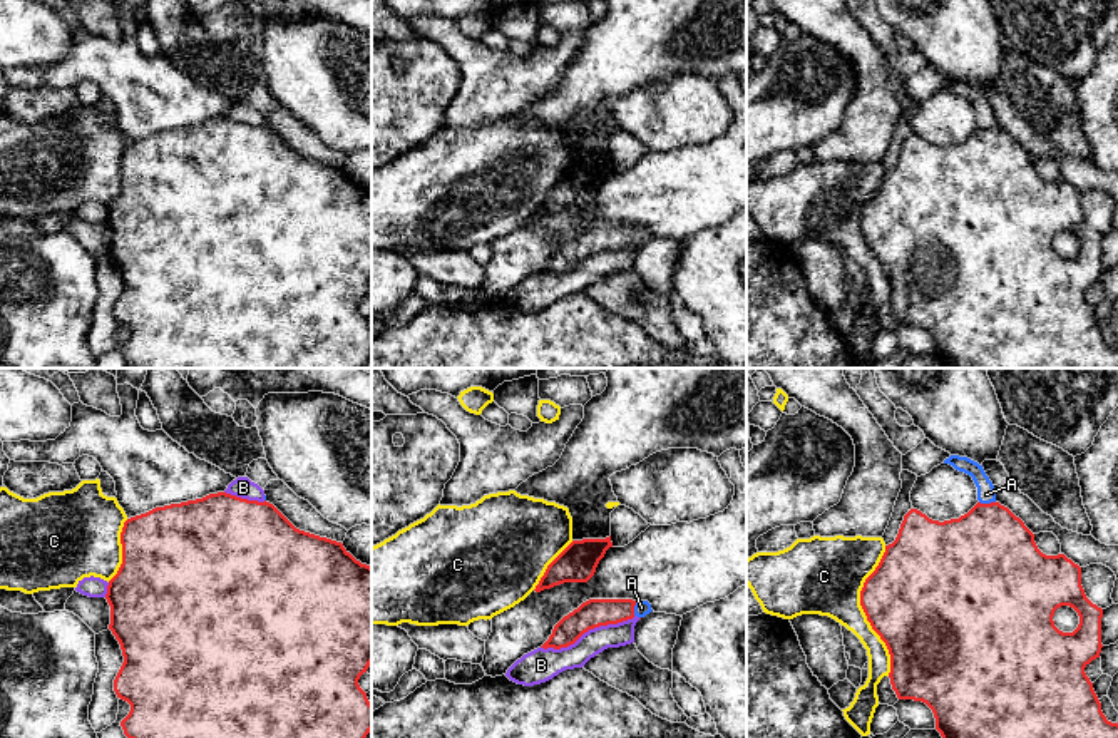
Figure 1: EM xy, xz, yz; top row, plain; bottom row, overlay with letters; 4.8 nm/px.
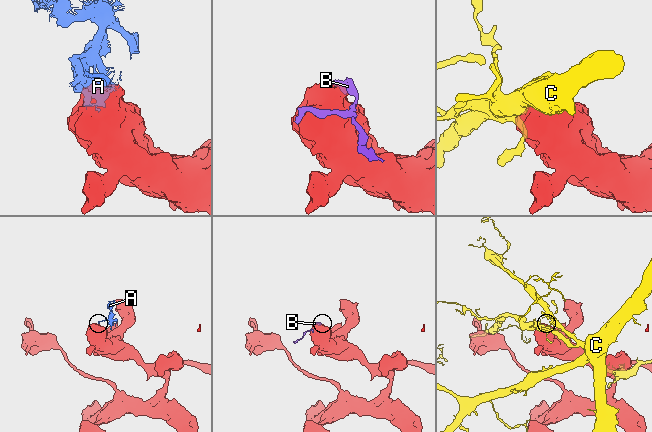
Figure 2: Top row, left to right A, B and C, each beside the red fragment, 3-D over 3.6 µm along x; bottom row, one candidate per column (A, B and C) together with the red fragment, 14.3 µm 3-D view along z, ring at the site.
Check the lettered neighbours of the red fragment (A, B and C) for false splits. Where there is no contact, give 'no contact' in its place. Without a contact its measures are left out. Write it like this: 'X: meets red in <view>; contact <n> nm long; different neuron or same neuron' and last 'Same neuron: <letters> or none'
A: meets red in yz; contact 80 nm long; different neuron
B: meets red in xz; contact 480 nm long; different neuron
C: meets red in yz; contact 600 nm long; different neuron
Same neuron: none

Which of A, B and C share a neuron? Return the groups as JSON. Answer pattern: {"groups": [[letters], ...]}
{"groups": [["A", "B"], ["C"]]}

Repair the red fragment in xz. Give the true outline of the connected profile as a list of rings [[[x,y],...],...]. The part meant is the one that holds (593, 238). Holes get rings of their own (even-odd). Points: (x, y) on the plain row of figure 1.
[[[589,224],[564,241],[541,273],[567,273],[589,254],[633,244],[634,231],[633,224]]]

